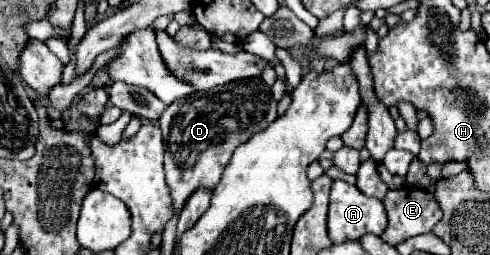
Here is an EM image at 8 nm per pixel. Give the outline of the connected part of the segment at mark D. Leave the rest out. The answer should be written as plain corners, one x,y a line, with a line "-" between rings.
260,78
200,90
190,98
172,102
160,118
160,128
164,138
164,172
174,214
180,214
196,190
214,190
232,152
274,120
276,100
270,96
266,102
266,84

